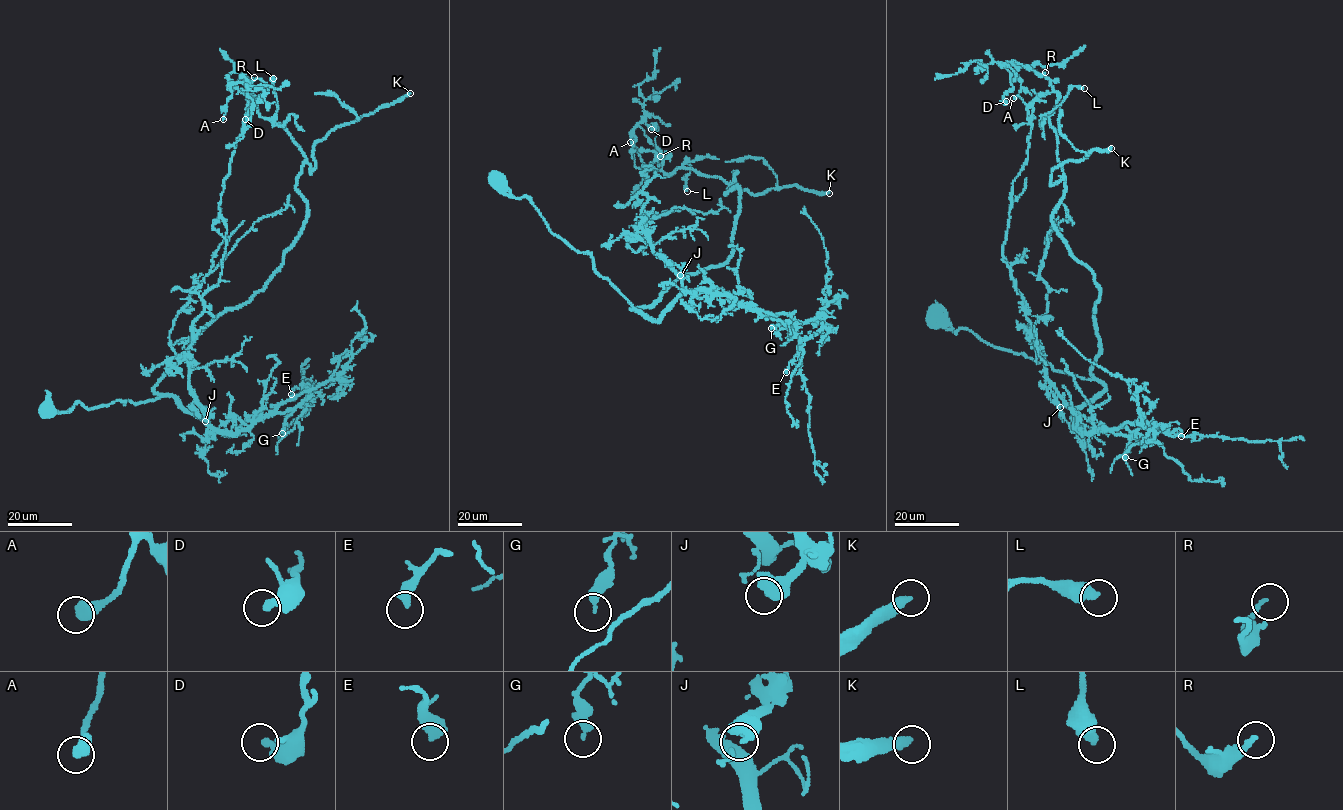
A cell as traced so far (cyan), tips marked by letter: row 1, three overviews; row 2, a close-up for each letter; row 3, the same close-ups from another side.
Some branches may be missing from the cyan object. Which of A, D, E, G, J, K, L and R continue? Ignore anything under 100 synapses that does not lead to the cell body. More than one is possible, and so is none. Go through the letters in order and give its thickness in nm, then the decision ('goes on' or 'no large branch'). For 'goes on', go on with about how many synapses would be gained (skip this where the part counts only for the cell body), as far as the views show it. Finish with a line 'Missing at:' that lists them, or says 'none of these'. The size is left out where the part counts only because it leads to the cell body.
A: 550 nm thick; no large branch
D: 360 nm thick; no large branch
E: 480 nm thick; no large branch
G: 320 nm thick; no large branch
J: 440 nm thick; no large branch
K: 360 nm thick; goes on; about 750 synapses
L: 500 nm thick; no large branch
R: 180 nm thick; no large branch
Missing at: K

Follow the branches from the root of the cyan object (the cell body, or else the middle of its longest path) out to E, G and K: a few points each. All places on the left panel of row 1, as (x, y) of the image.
E: (47, 410), (169, 394), (219, 431), (236, 433), (295, 408), (312, 392), (297, 386), (291, 394)
G: (47, 410), (169, 394), (230, 434), (291, 408), (282, 433)
K: (47, 410), (158, 398), (192, 340), (281, 265), (305, 221), (296, 179), (315, 166), (316, 141), (410, 93)

